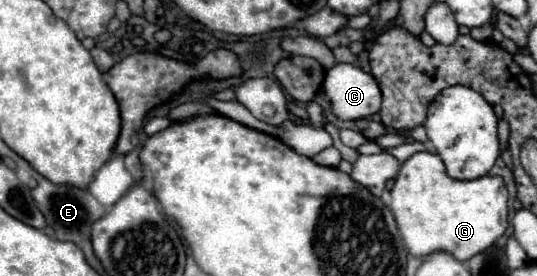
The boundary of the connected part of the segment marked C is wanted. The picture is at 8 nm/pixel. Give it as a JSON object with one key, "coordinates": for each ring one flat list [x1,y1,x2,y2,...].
{"coordinates":[[336,64,330,68,324,88,340,120,358,120,380,112,382,94,376,80,354,64]]}

